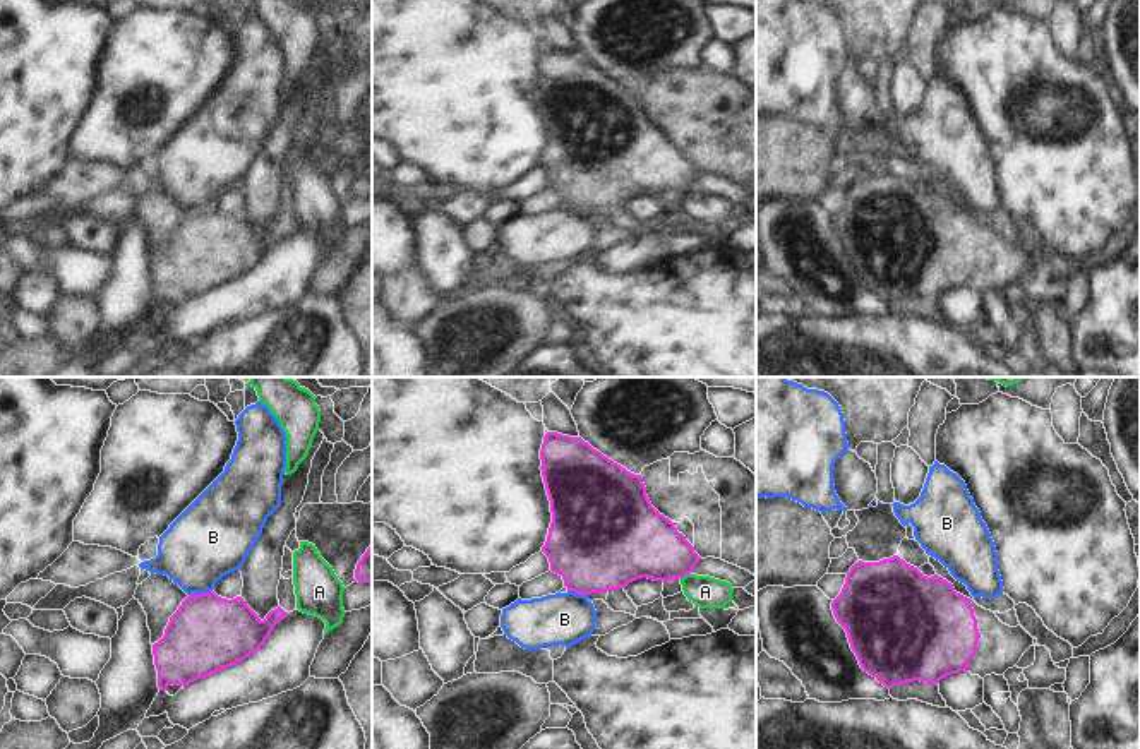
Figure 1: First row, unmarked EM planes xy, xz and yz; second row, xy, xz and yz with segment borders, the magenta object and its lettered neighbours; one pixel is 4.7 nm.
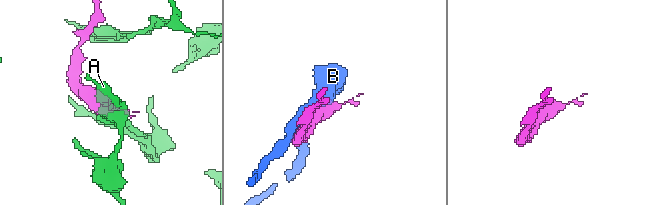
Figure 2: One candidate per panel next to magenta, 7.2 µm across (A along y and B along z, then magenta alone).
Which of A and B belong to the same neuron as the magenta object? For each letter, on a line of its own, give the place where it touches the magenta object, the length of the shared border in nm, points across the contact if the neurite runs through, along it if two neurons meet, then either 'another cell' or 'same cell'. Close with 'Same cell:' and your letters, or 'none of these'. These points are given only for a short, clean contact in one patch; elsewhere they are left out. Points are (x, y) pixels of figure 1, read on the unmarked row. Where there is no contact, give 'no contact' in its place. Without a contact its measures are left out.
A: xz (684, 191) | 60 nm | along xz (690, 189), (679, 194) | another cell
B: xy (201, 209) | 110 nm | along xy (211, 206), (189, 211) | another cell
Same cell: none of these

